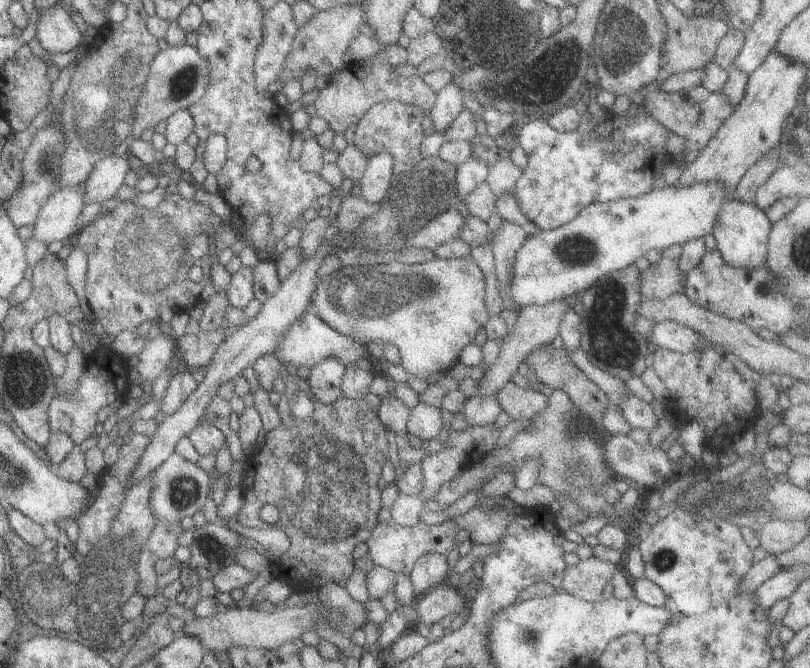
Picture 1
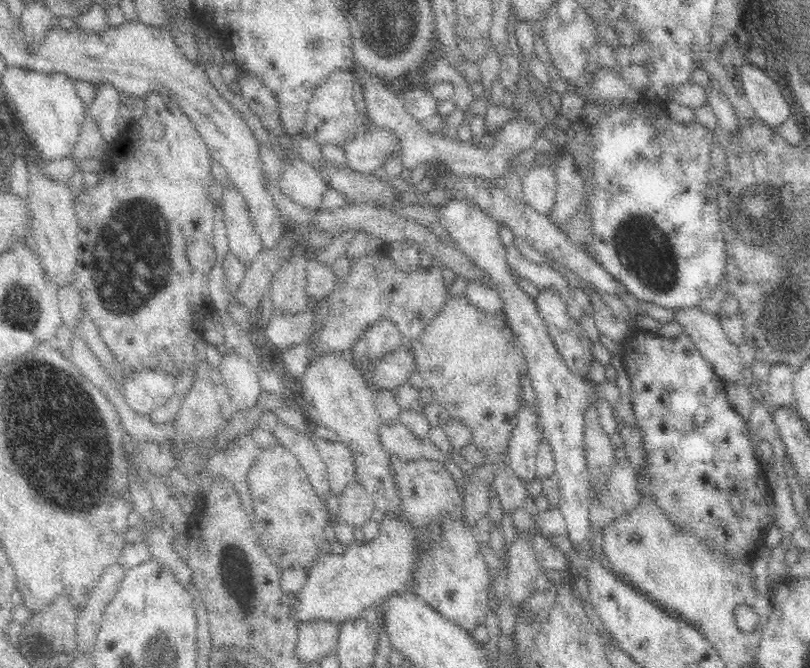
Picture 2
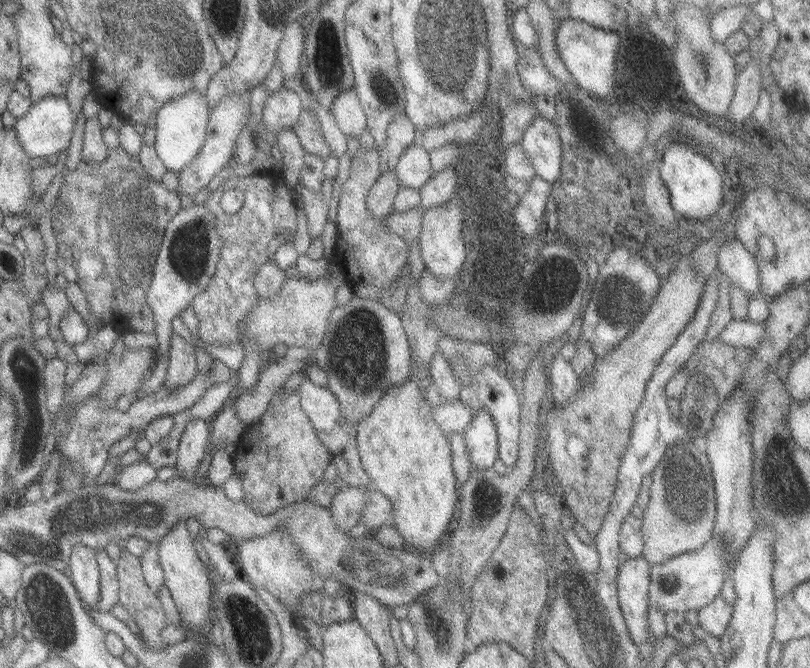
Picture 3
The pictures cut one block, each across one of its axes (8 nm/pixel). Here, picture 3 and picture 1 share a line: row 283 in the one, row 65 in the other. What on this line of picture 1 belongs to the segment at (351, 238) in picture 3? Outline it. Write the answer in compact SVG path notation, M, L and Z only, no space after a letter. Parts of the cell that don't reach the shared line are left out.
M373 64L373 66L348 67L346 70L333 74L325 88L318 92L313 100L316 116L325 120L333 132L343 132L356 122L378 102L395 100L416 106L421 110L430 110L433 106L436 94L421 79L420 75L408 77L396 73L394 67L389 64Z

